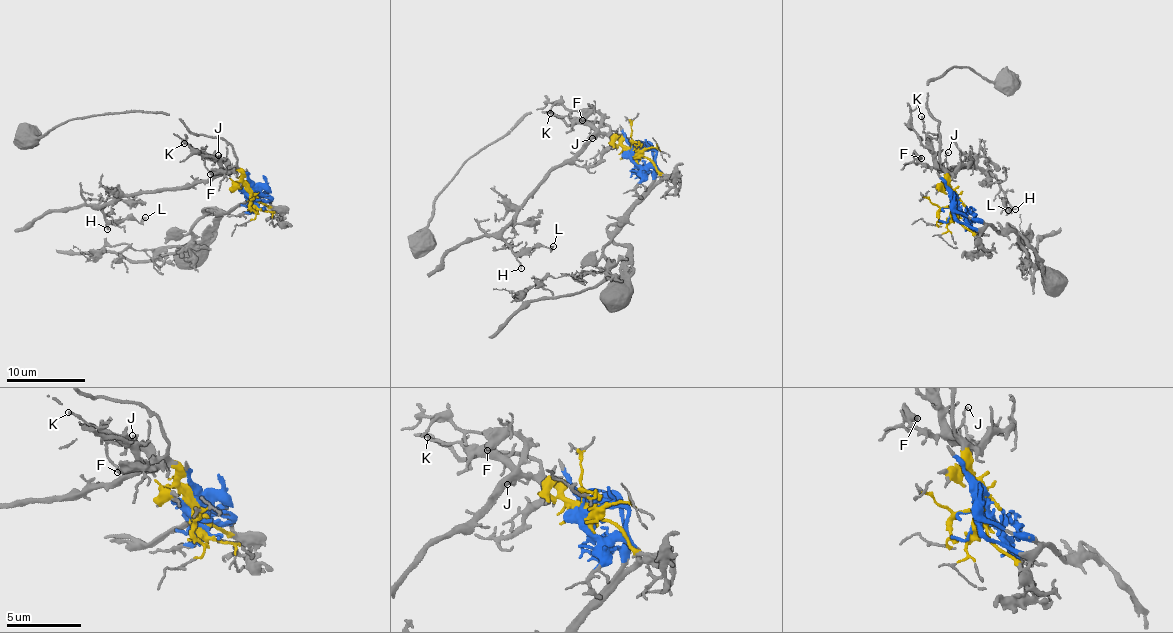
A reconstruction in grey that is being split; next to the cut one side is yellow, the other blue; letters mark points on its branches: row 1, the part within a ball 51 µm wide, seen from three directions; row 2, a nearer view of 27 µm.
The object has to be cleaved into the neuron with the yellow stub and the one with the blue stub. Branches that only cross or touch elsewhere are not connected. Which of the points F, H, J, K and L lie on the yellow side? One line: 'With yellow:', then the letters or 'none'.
With yellow: F, H, J, K, L

